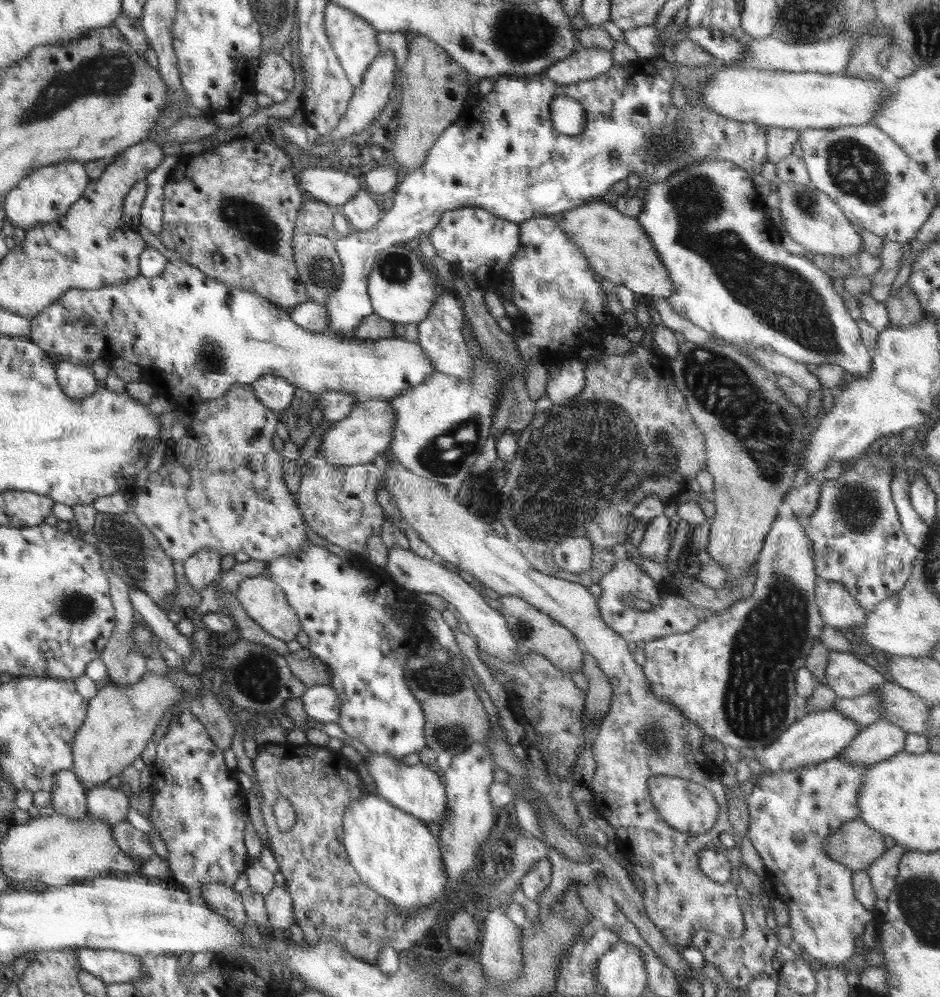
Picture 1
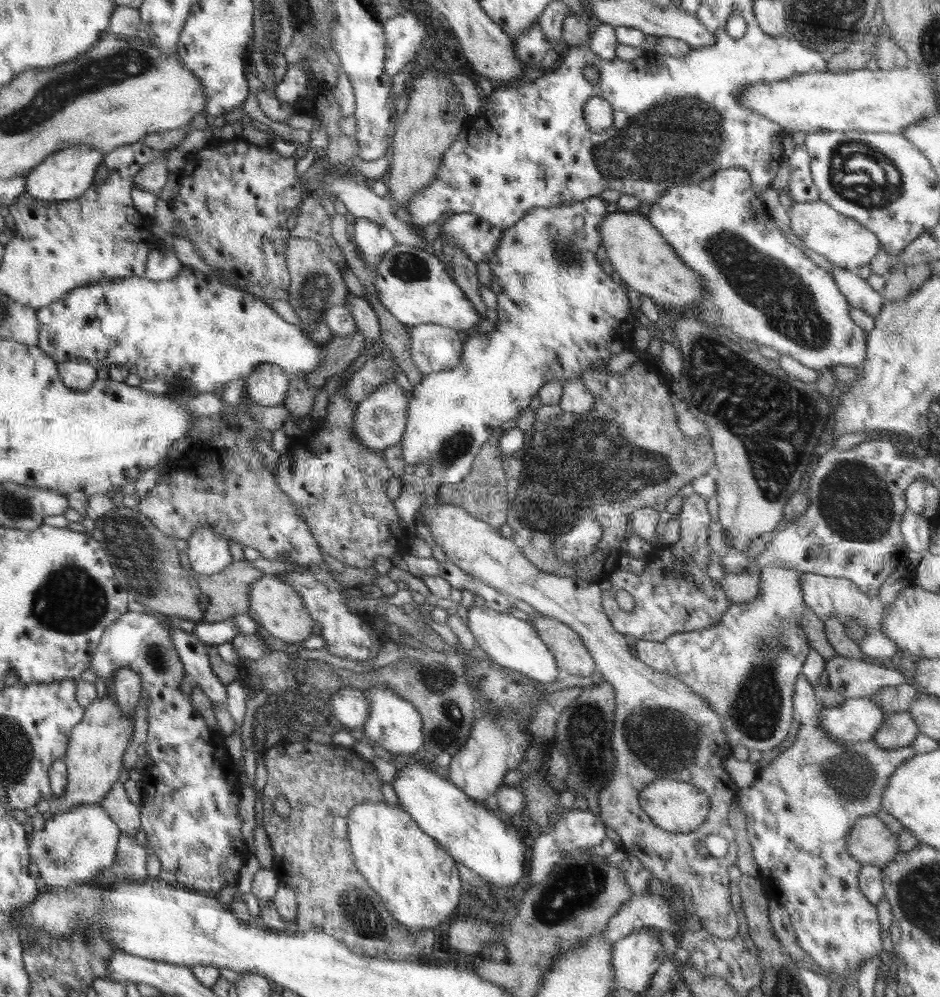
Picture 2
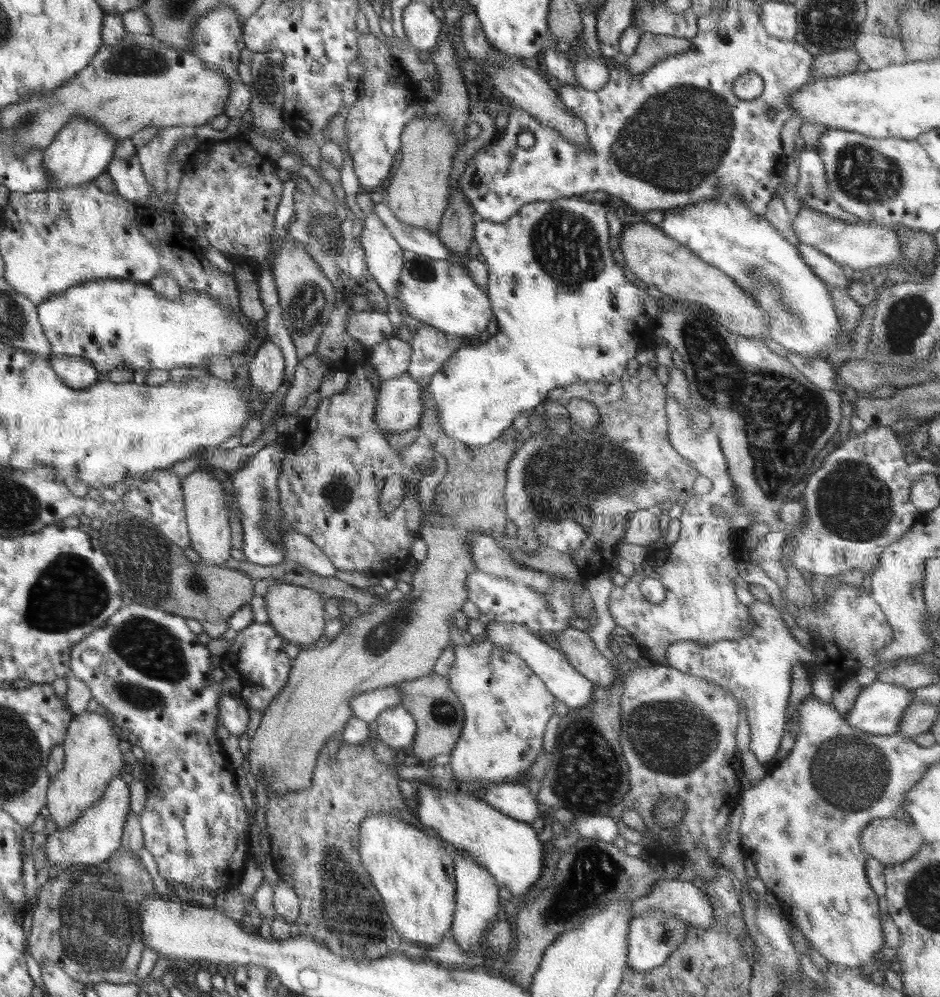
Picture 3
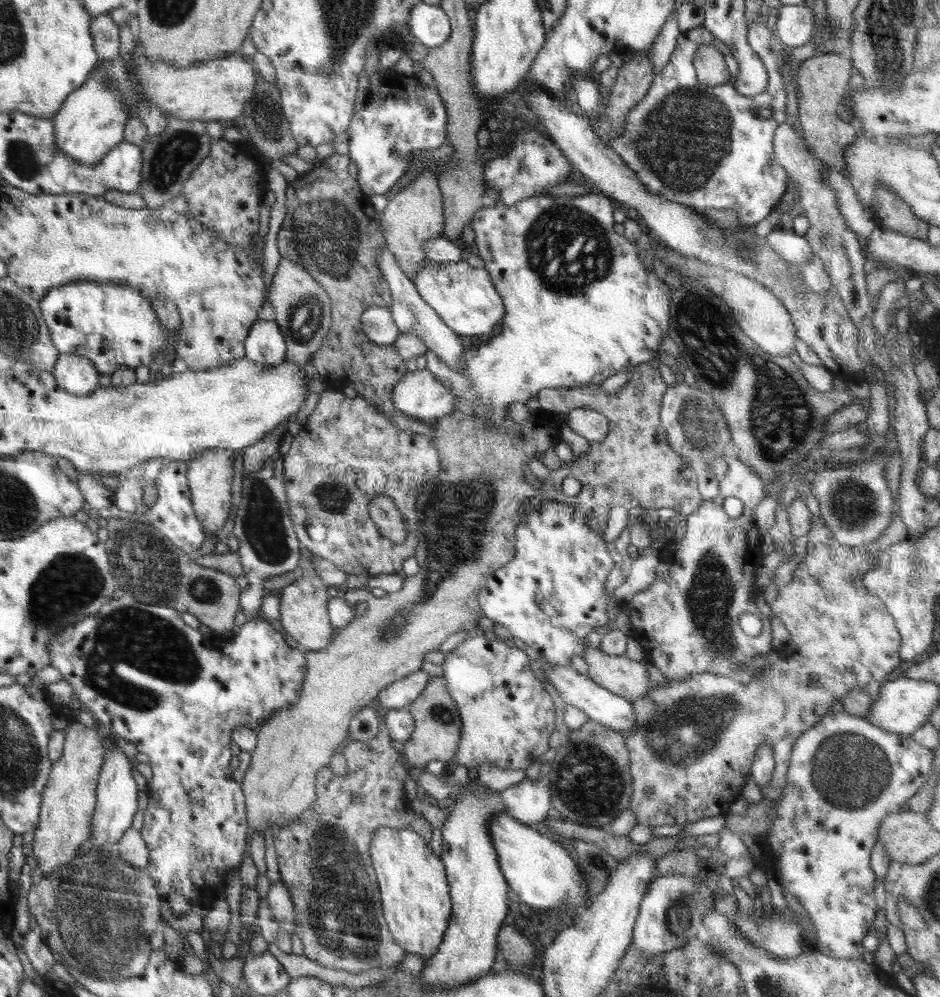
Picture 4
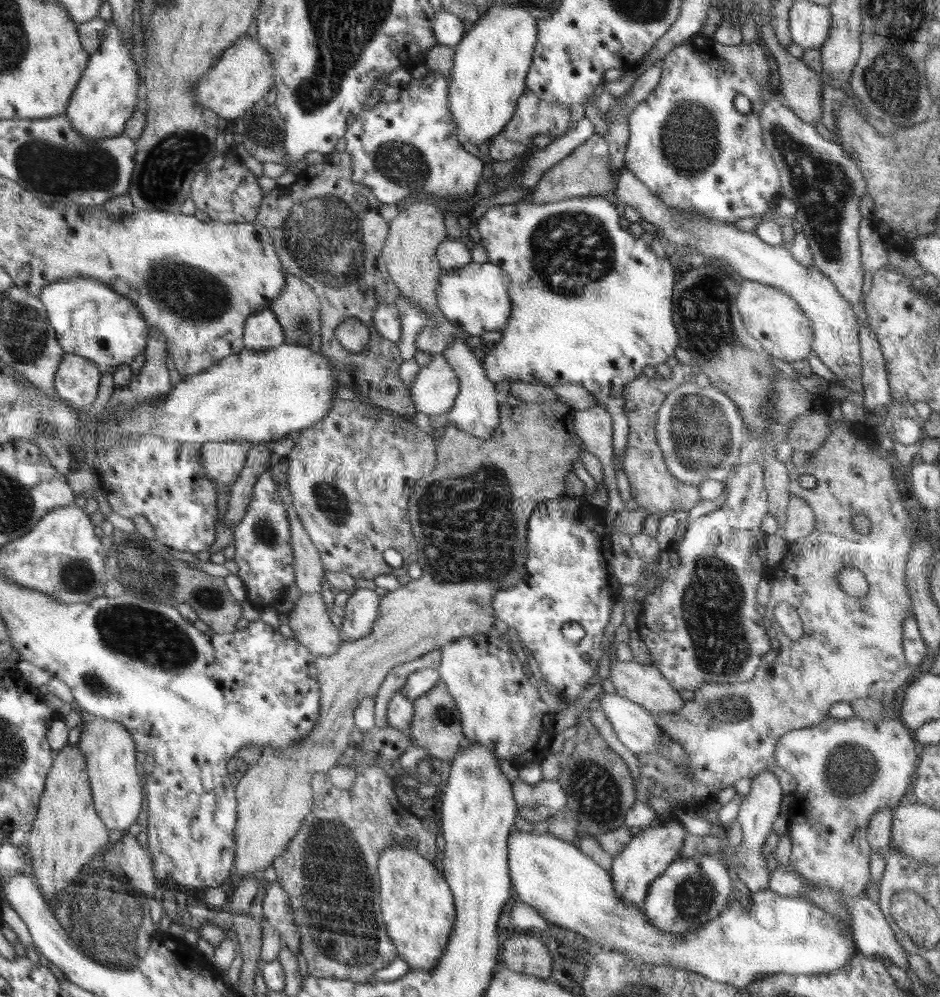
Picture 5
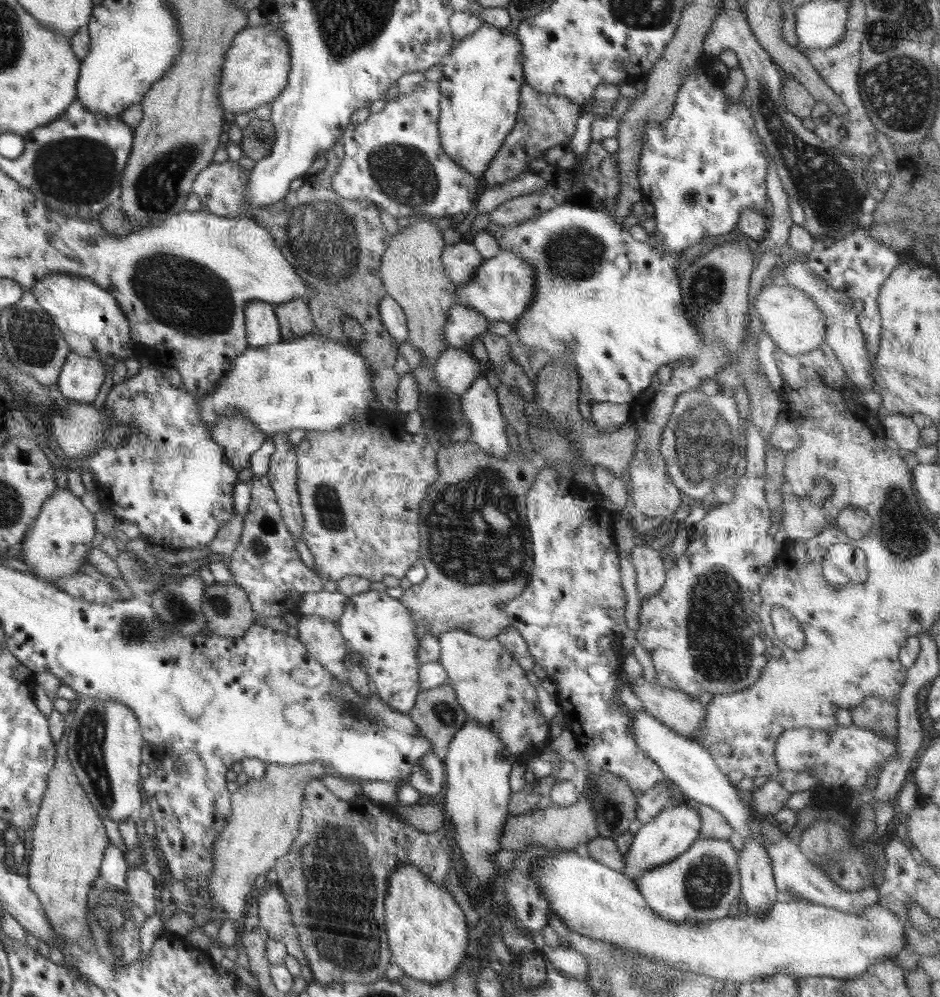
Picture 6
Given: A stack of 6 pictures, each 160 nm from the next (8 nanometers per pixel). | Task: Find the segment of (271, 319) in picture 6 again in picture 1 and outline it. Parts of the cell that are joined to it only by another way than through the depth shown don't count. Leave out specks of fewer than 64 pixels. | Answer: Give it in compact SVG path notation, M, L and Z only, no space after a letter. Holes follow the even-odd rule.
M260 376L250 384L258 400L276 413L286 410L294 398L295 385L279 376Z

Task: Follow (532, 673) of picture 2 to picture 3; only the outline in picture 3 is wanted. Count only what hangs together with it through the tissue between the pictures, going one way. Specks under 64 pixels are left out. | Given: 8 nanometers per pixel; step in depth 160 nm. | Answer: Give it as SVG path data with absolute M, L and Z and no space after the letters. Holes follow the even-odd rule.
M490 622L482 639L522 657L522 660L527 662L527 665L534 671L534 674L545 682L547 690L569 709L584 708L592 702L592 694L594 694L594 688L597 687L597 684L574 670L560 651L533 635L525 626L516 623Z

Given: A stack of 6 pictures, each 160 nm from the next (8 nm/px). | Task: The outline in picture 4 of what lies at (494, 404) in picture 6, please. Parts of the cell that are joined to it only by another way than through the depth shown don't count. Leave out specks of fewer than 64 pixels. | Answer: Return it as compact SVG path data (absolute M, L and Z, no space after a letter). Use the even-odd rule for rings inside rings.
M384 248L379 252L378 265L380 273L384 277L384 281L388 284L390 294L392 297L392 306L390 306L390 312L394 321L394 324L398 327L398 331L401 335L414 334L418 338L422 339L422 342L426 343L426 347L432 352L438 355L441 361L449 364L449 367L456 367L460 369L463 367L463 352L464 346L460 341L460 335L454 333L451 328L448 328L444 321L434 312L433 308L430 308L416 290L415 284L408 279L408 276L398 268L396 264L396 258L387 249Z

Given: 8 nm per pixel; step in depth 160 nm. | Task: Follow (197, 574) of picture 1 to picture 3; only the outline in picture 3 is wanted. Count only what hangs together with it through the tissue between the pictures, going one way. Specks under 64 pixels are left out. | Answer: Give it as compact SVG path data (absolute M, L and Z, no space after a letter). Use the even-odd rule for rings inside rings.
M197 469L192 472L192 474L188 474L189 476L183 479L183 496L186 499L186 517L187 517L187 528L190 532L190 539L191 539L191 548L194 552L198 553L198 556L201 558L201 562L208 564L208 565L222 565L230 559L230 526L228 526L228 512L226 510L222 510L222 508L226 508L226 498L222 498L222 486L220 486L220 482L214 478L214 476L210 476L208 474L207 469Z

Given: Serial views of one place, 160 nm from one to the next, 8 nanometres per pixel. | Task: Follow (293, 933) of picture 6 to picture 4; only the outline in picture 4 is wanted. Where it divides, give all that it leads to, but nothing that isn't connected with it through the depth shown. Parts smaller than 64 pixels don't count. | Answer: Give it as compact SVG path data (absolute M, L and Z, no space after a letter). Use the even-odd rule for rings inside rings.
M282 880L276 881L271 885L266 898L280 928L293 934L298 928L295 921L295 906L288 888L286 888Z

